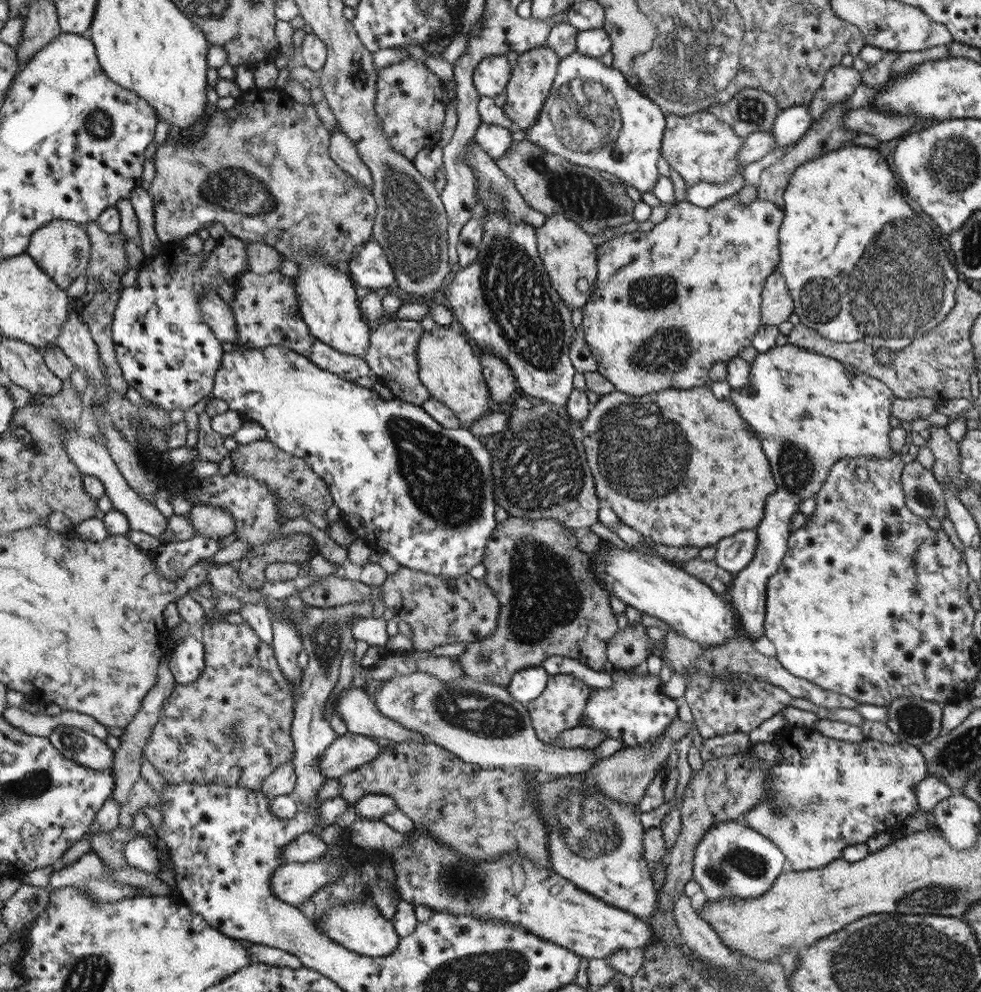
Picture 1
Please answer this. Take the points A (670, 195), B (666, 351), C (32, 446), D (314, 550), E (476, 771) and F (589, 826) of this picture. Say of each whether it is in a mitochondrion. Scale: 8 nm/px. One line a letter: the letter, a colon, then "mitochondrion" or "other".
A: other
B: mitochondrion
C: other
D: other
E: other
F: mitochondrion

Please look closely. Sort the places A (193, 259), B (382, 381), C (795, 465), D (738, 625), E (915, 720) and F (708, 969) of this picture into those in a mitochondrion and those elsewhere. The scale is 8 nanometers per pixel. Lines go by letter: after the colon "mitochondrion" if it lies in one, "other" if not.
A: other
B: other
C: mitochondrion
D: other
E: mitochondrion
F: other

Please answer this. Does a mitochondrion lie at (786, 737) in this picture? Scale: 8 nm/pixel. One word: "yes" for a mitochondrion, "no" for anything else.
no

